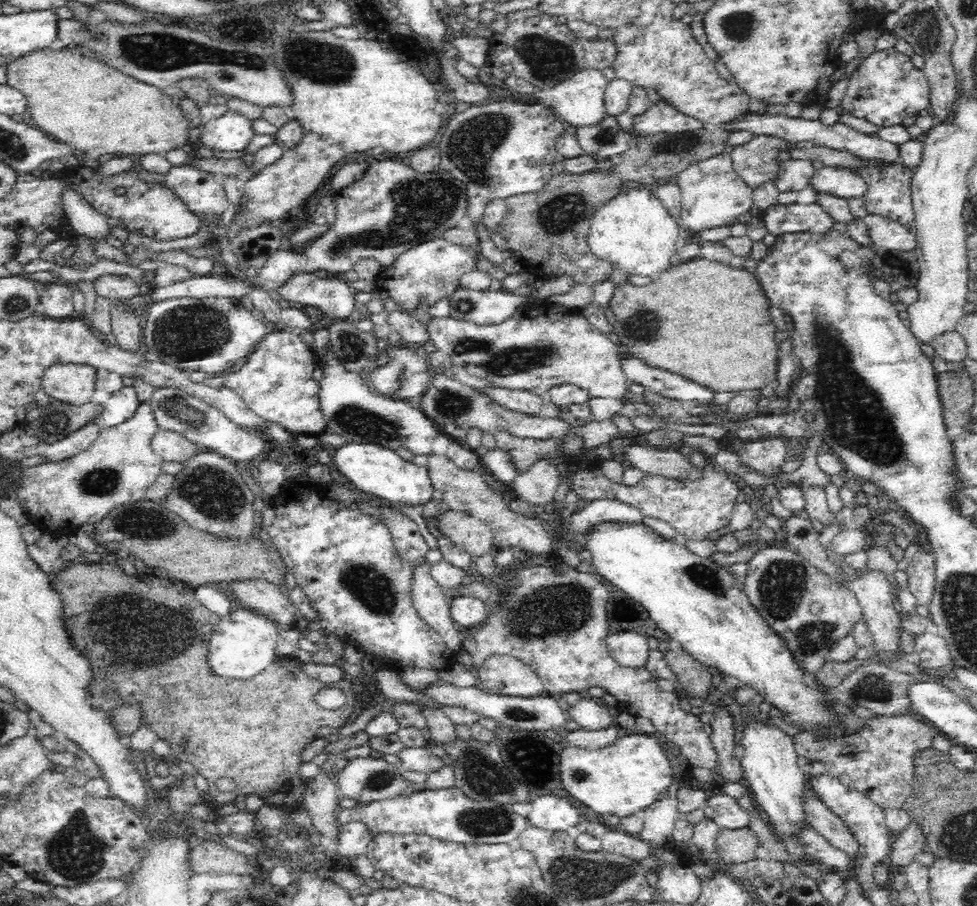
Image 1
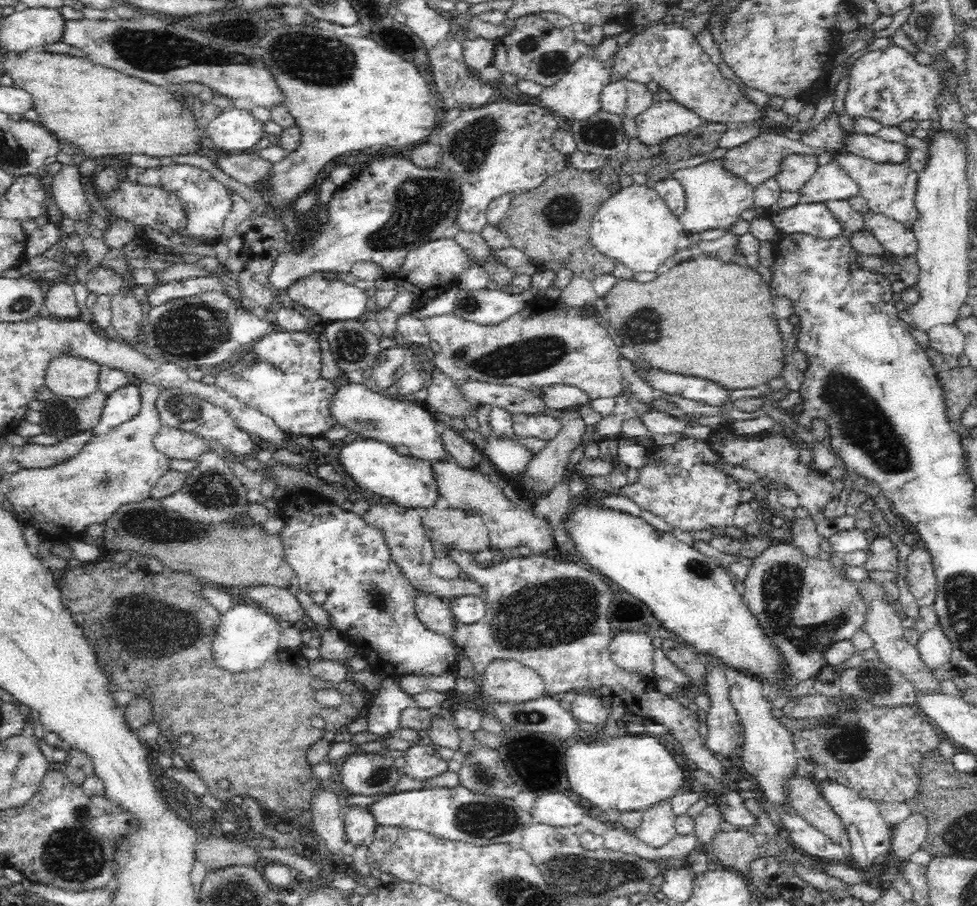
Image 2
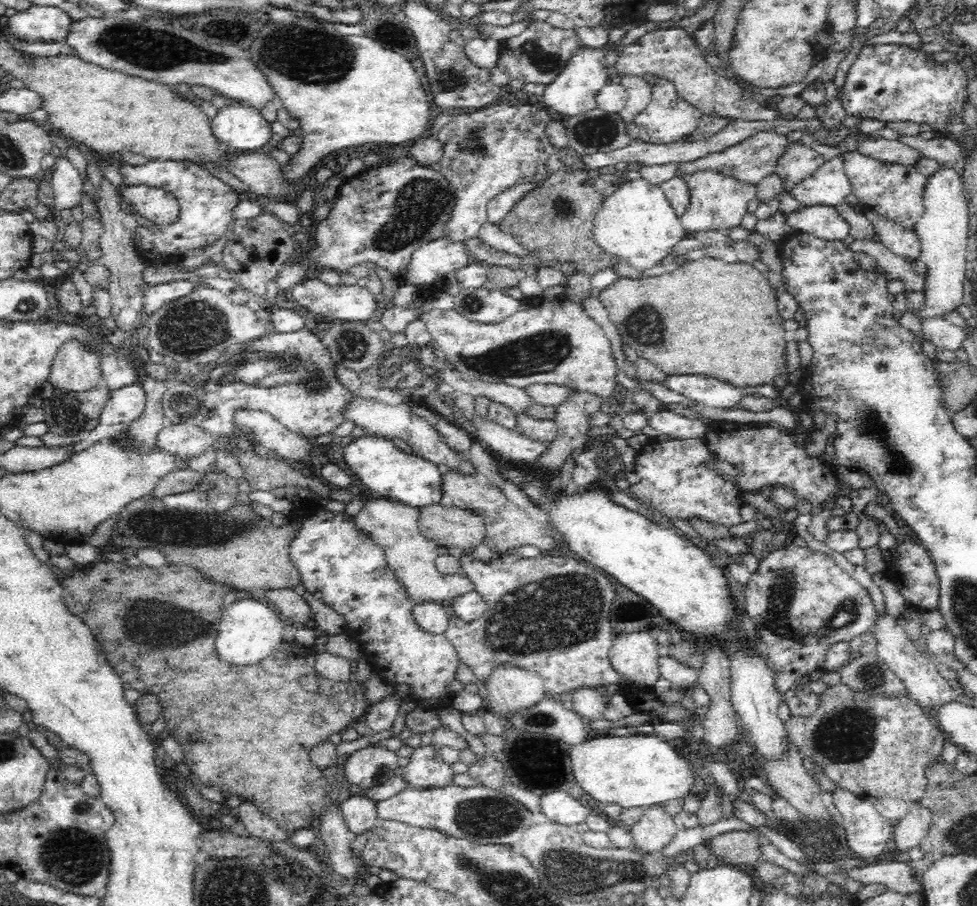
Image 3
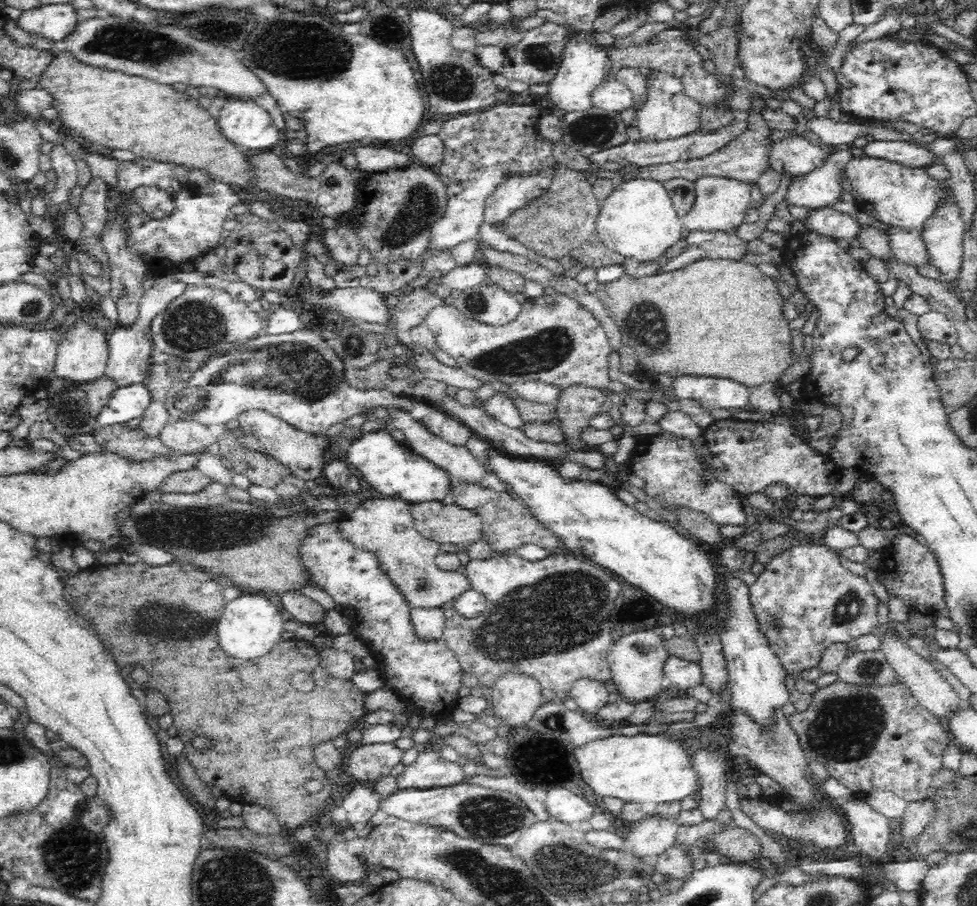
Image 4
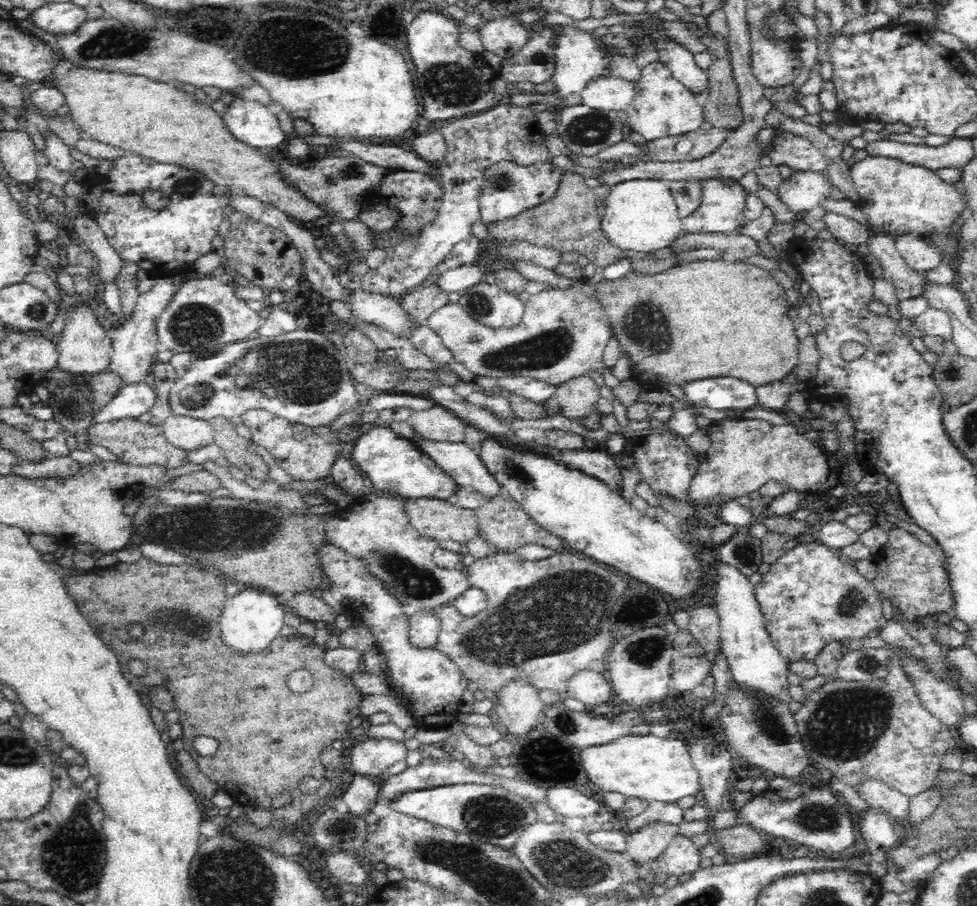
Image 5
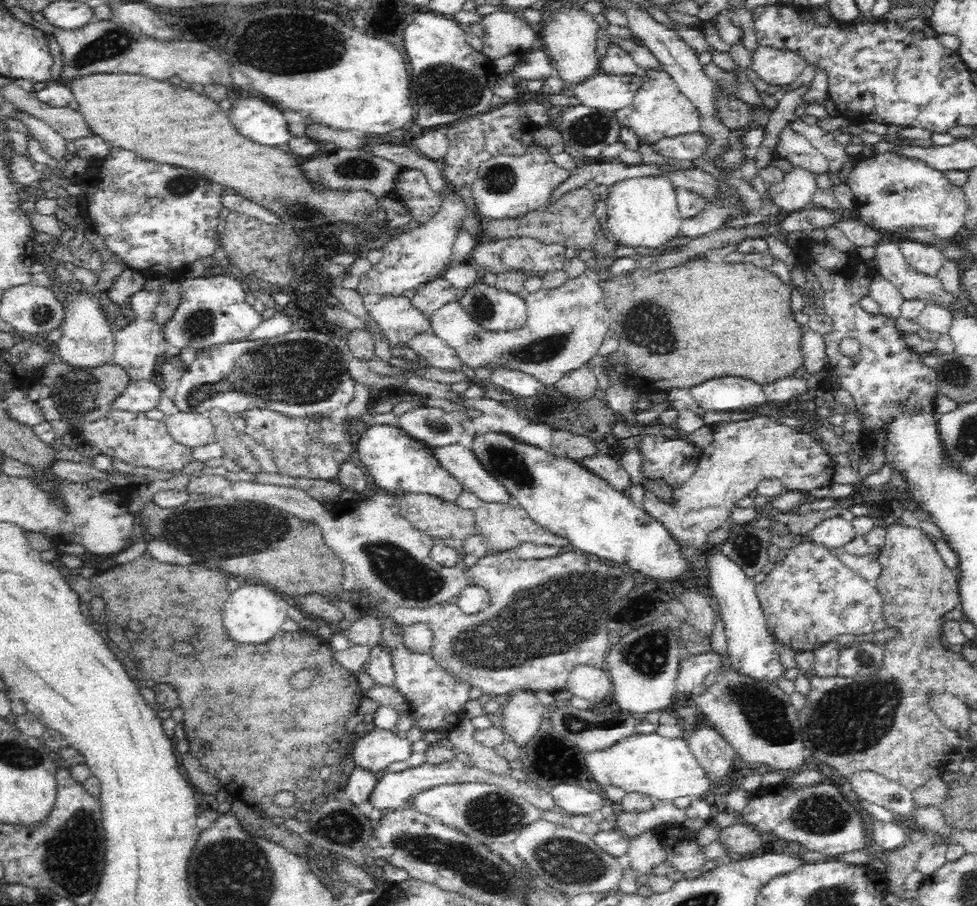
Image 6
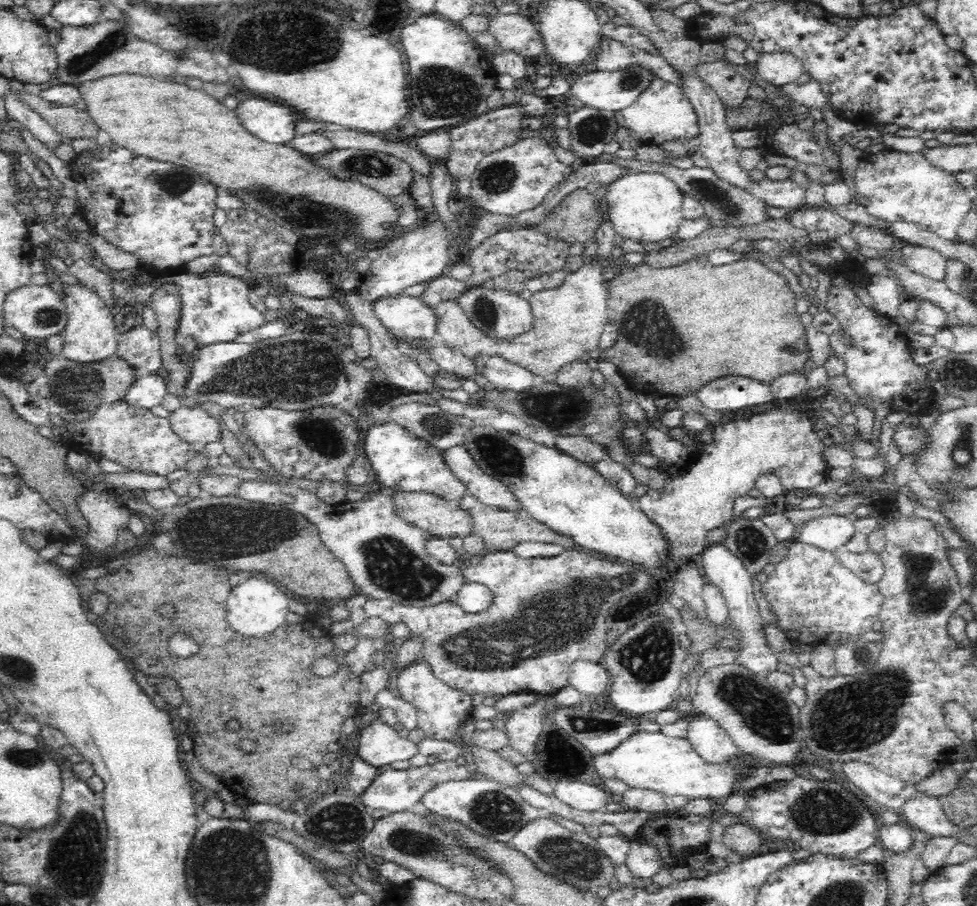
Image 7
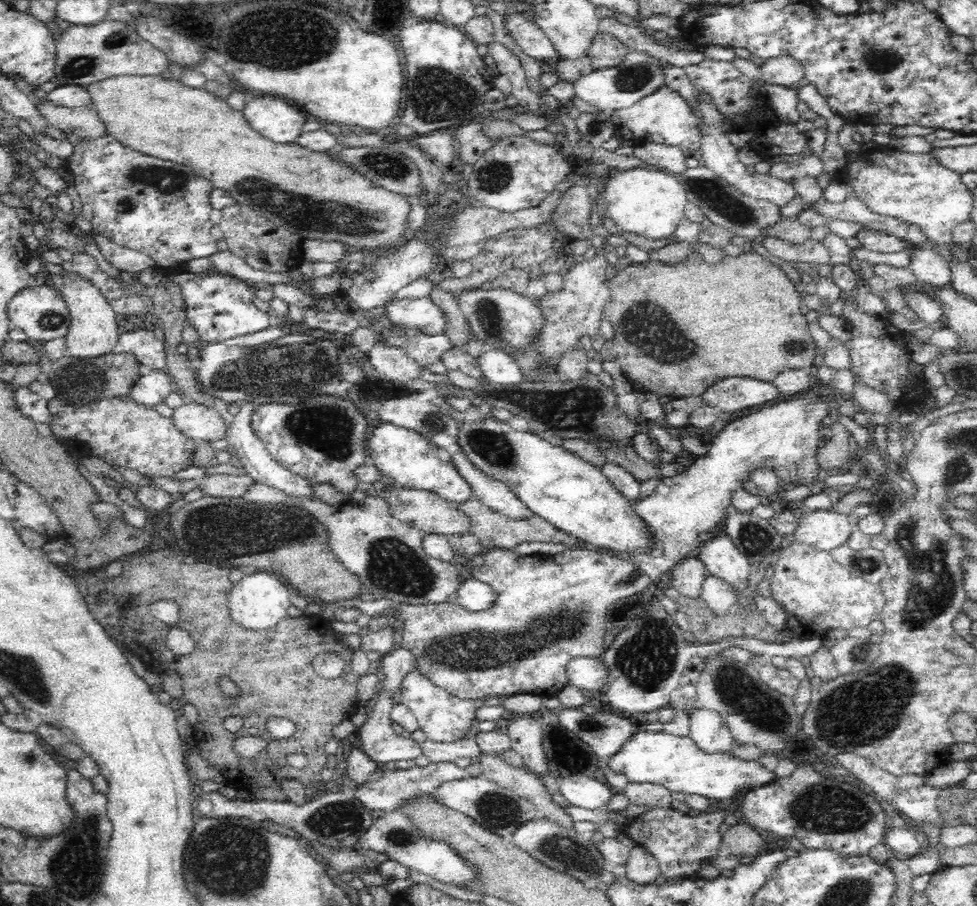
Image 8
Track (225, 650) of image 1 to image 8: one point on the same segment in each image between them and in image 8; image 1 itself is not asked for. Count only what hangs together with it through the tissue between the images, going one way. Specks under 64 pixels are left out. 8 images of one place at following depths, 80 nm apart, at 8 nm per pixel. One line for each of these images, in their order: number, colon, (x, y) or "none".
2: (248, 635)
3: (250, 629)
4: (249, 625)
5: (252, 618)
6: (255, 612)
7: (256, 607)
8: (258, 601)

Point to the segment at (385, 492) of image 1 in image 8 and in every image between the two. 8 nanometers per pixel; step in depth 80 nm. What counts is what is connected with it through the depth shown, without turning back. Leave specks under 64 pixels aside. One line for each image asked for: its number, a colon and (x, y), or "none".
2: (408, 481)
3: (383, 468)
4: (394, 470)
5: (396, 465)
6: (400, 464)
7: (404, 462)
8: (413, 461)

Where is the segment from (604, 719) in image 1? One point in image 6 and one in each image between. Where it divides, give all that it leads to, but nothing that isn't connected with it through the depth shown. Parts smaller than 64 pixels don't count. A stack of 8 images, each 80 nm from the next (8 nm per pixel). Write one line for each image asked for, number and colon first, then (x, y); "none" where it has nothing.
2: (588, 707)
3: (589, 702)
4: (590, 695)
5: (591, 688)
6: (587, 682)

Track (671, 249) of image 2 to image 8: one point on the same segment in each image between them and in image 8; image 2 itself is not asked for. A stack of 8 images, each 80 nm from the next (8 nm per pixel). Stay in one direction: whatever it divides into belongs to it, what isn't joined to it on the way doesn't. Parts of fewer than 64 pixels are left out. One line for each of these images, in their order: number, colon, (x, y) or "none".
3: (636, 223)
4: (639, 220)
5: (640, 215)
6: (643, 211)
7: (643, 206)
8: (651, 203)

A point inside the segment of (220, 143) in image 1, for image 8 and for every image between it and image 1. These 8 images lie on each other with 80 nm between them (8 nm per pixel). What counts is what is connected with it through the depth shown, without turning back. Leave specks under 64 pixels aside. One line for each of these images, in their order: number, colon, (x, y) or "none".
2: (236, 128)
3: (245, 128)
4: (245, 122)
5: (250, 121)
6: (255, 117)
7: (272, 121)
8: (281, 121)

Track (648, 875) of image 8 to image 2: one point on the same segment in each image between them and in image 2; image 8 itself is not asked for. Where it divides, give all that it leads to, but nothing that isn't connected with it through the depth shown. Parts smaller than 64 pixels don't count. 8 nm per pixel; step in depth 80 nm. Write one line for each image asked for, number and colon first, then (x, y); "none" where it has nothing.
2: (658, 823)
3: (656, 829)
4: (652, 836)
5: (649, 844)
6: (645, 852)
7: (642, 860)

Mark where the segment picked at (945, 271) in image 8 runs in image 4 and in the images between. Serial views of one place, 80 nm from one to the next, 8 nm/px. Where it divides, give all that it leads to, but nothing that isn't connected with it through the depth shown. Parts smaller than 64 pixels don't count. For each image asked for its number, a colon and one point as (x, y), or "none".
4: (910, 249)
5: (922, 256)
6: (925, 259)
7: (924, 261)

